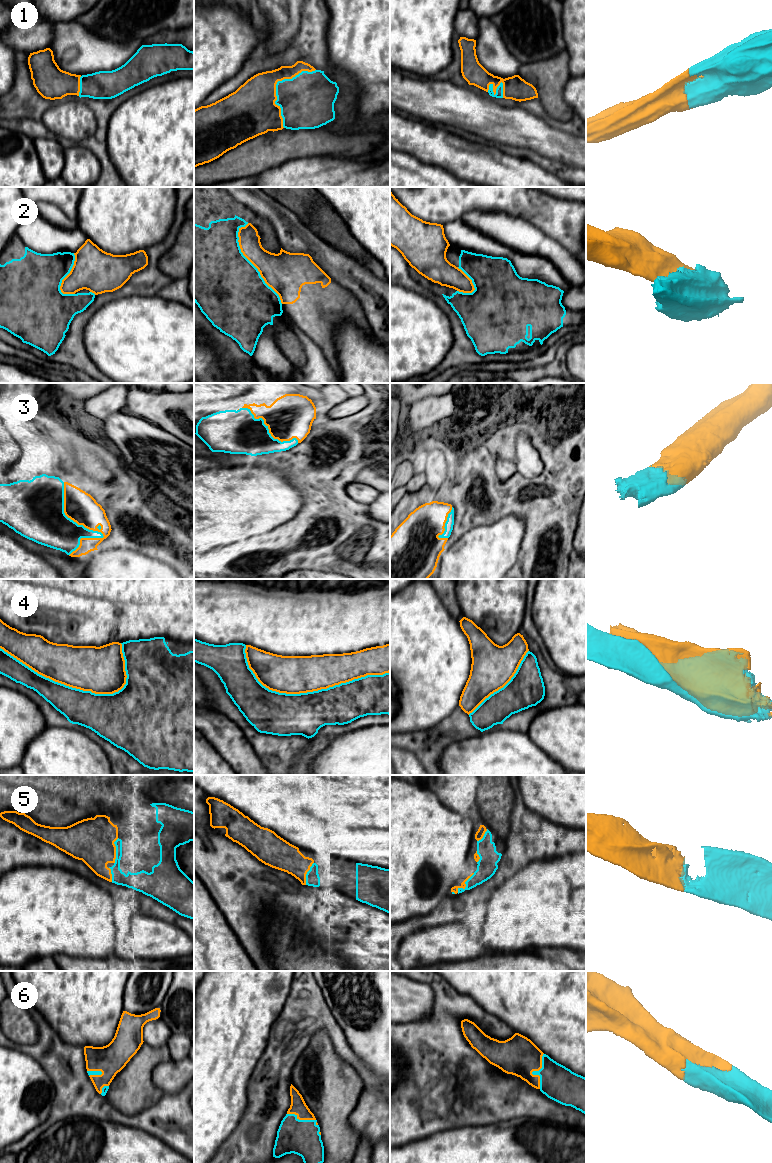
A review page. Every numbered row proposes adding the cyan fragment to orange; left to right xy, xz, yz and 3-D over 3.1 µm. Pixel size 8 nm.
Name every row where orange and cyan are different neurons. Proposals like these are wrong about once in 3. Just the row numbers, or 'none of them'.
2, 4

